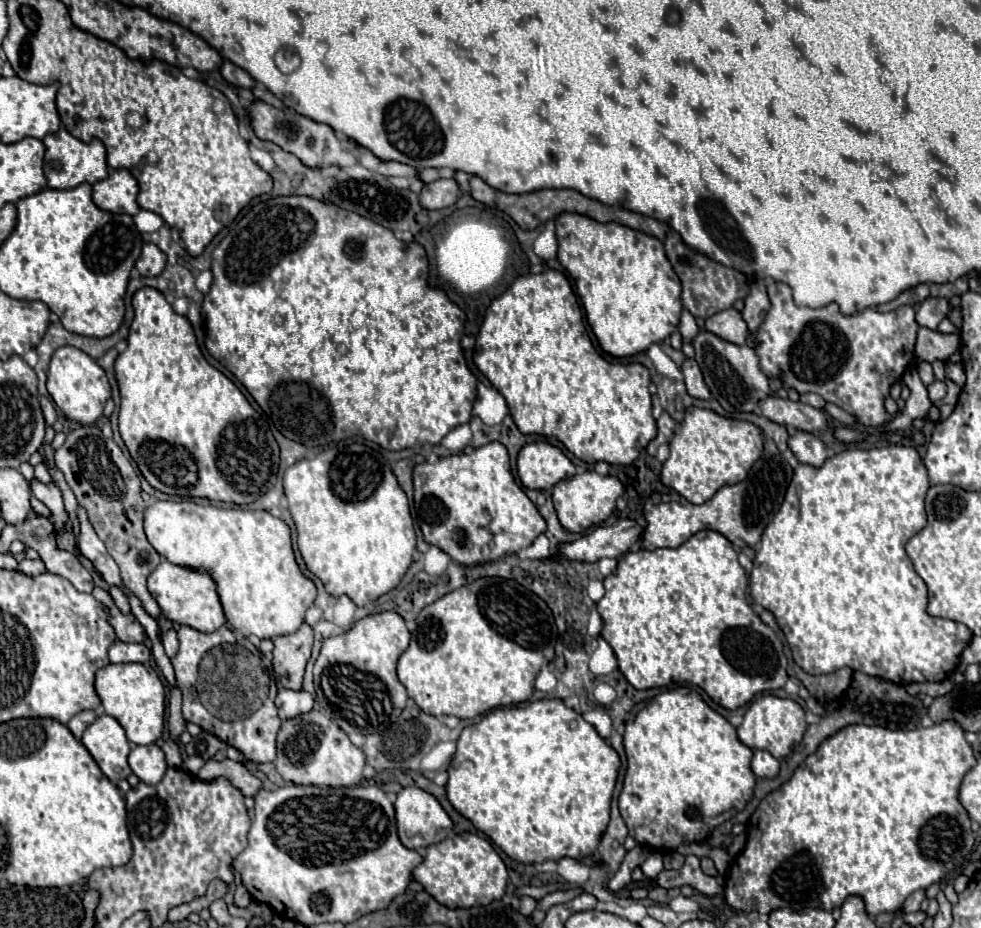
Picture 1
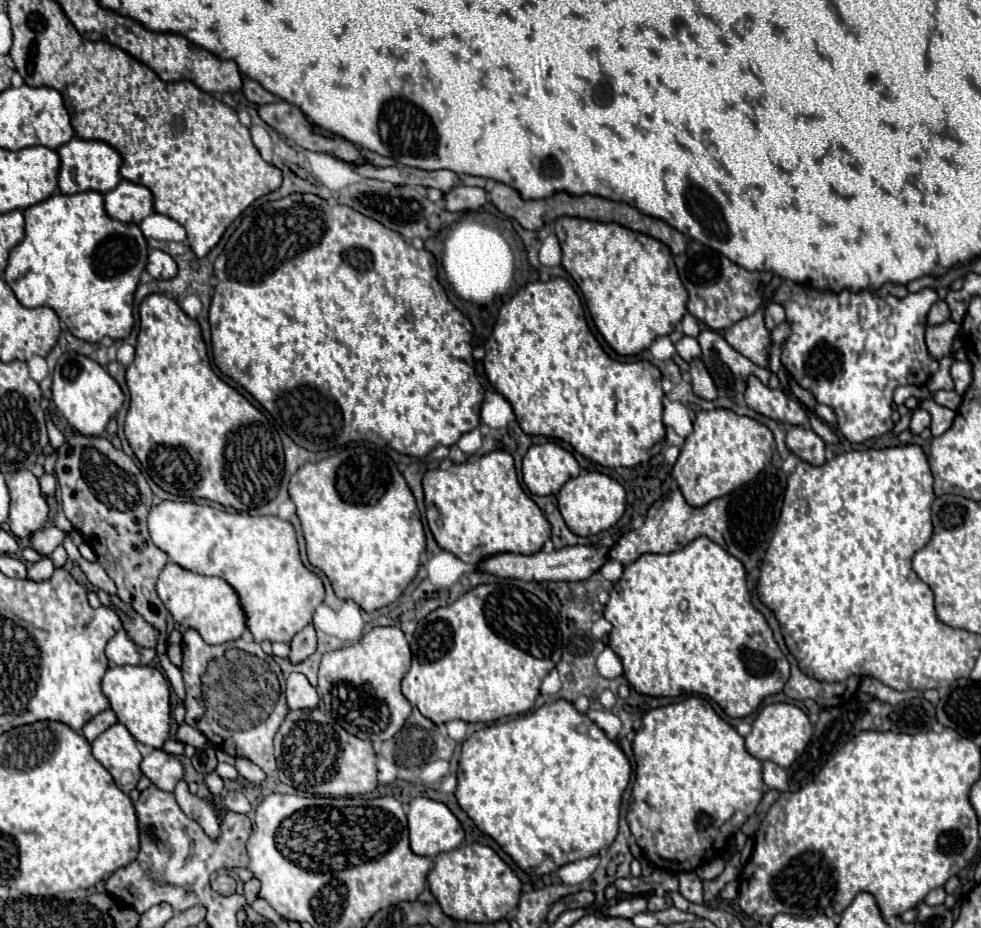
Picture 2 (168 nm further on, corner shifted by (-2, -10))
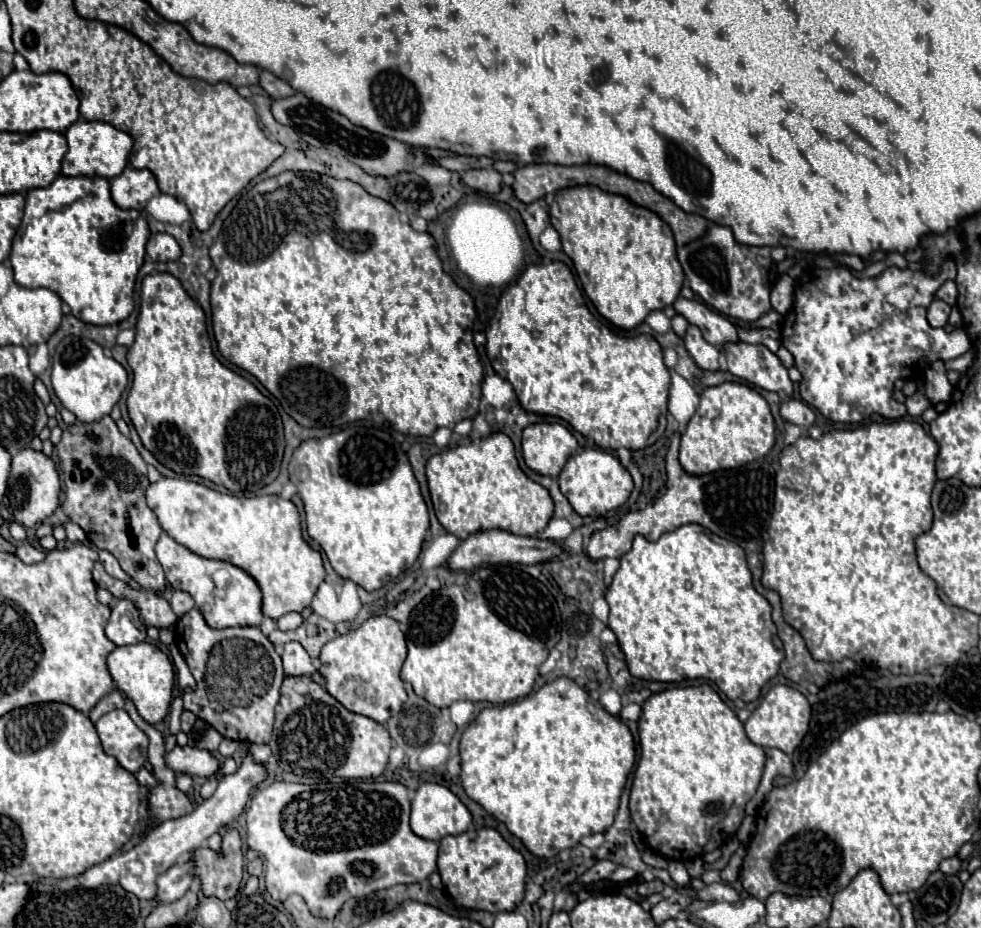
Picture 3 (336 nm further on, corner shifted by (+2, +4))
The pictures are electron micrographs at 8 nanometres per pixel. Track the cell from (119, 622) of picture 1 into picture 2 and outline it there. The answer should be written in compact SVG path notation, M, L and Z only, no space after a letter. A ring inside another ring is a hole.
M96 590L100 602L108 608L112 608L118 616L122 616L122 624L124 624L124 630L128 632L128 638L134 642L134 644L140 644L142 648L154 648L156 646L156 638L158 638L158 632L140 616L136 614L128 604L124 604L118 596L110 596L102 590Z

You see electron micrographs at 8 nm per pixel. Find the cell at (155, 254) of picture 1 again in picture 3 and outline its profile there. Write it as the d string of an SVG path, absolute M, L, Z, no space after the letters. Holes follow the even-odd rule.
M154 234L154 236L150 236L150 240L146 244L146 252L152 260L168 262L168 260L178 260L180 254L182 254L182 248L180 248L180 244L176 242L174 236Z

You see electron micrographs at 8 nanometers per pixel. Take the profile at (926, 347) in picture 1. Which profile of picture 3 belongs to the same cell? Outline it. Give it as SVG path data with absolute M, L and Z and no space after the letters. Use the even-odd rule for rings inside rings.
M934 298L932 304L930 304L930 308L928 308L928 322L930 322L934 328L946 326L948 314L950 314L950 306L948 306L944 300Z

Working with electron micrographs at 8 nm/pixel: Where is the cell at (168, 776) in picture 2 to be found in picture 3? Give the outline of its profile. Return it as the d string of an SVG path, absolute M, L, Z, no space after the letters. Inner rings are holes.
M176 746L172 752L166 752L166 764L174 772L182 772L188 776L200 776L200 778L210 778L220 770L220 762L210 750L200 750L200 748L190 748L190 746Z

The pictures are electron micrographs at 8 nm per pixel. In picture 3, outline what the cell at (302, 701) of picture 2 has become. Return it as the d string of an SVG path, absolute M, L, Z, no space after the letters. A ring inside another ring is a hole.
M286 642L284 644L282 662L284 662L284 672L288 676L312 676L312 672L316 670L310 662L310 656L300 646L300 642Z

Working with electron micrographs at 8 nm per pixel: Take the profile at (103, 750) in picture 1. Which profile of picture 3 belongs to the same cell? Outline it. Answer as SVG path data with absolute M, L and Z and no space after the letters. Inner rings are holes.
M112 710L96 722L98 736L106 754L114 756L120 766L136 774L148 752L148 736L132 722L126 710Z

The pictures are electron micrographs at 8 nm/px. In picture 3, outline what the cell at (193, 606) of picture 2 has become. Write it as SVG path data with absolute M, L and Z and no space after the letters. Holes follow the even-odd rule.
M166 532L160 534L160 540L156 544L156 558L162 564L166 572L166 580L172 584L172 588L188 592L194 598L196 608L200 608L208 626L228 628L228 626L260 626L262 624L264 614L262 614L260 586L256 586L256 580L242 568L230 562L202 558L190 552L188 548L184 548L182 544L178 544Z

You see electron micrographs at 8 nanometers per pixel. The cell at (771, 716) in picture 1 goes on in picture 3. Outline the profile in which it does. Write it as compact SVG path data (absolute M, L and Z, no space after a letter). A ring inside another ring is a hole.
M778 684L768 690L764 700L752 712L752 716L748 718L748 722L744 726L746 726L748 738L754 744L758 744L762 748L780 748L782 752L792 754L800 746L800 742L804 740L804 736L808 732L810 716L812 716L812 708L810 708L810 702L806 700L806 696L792 686Z

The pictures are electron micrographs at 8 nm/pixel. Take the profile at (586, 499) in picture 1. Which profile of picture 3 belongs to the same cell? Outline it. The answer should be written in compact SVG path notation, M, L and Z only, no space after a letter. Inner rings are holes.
M584 448L582 452L576 452L572 458L568 458L558 476L558 482L562 494L580 516L602 516L608 510L622 506L634 488L632 476L620 464L620 460L600 448Z

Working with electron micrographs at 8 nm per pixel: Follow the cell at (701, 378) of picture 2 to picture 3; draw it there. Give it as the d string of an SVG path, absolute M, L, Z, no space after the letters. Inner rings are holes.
M688 326L686 334L684 334L684 342L686 342L686 350L690 352L690 356L694 358L694 362L704 368L704 370L718 370L718 358L720 358L720 350L712 344L708 344L700 332L698 326Z

